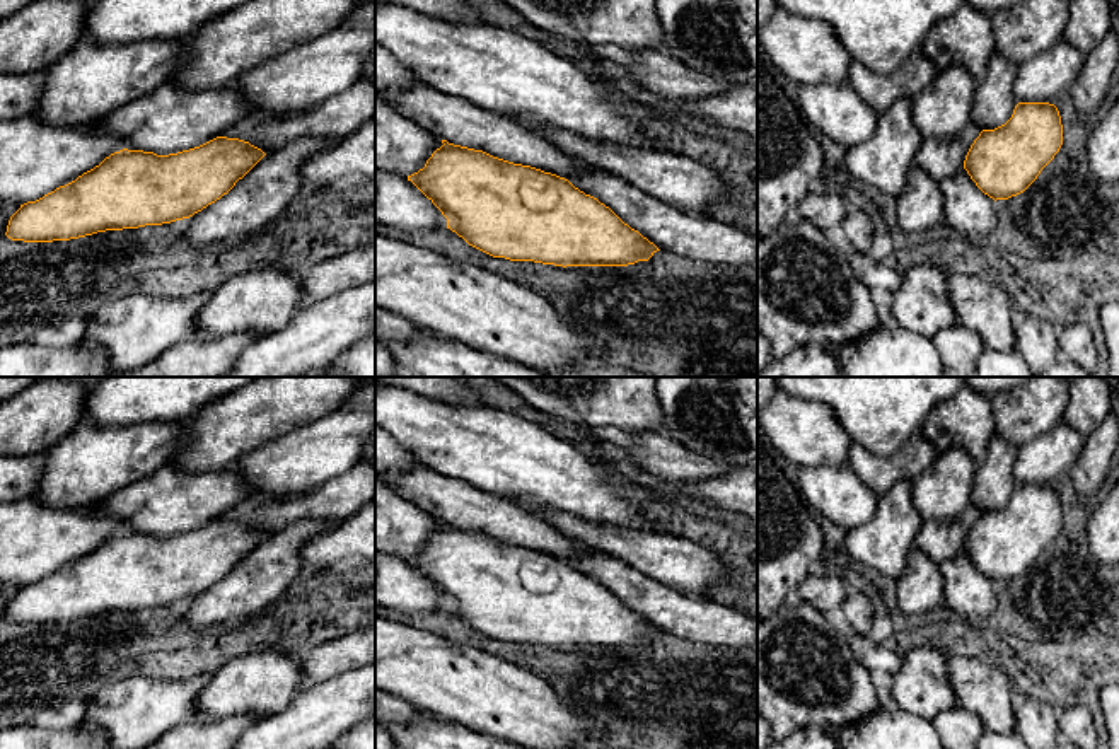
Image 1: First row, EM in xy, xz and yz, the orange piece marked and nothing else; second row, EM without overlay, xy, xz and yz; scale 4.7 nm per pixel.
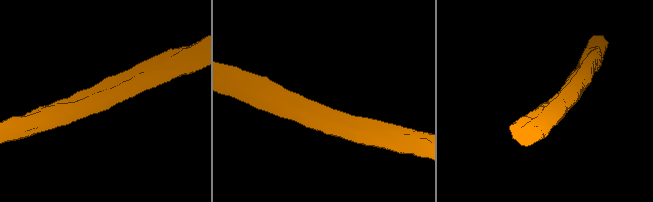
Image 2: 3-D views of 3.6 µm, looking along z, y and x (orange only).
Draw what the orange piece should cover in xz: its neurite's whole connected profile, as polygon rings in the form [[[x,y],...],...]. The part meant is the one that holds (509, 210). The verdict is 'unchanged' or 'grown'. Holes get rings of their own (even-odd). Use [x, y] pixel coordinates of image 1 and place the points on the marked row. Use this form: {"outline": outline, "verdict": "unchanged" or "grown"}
{"outline": [[[447,140],[442,143],[425,167],[408,176],[408,181],[442,212],[447,229],[493,258],[563,268],[628,266],[648,261],[660,251],[609,206],[565,177]]], "verdict": "unchanged"}

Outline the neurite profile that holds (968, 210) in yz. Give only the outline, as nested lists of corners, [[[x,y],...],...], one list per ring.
[[[965,169],[940,181],[943,224],[959,235],[977,242],[998,225],[994,200],[984,195]]]

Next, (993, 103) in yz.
[[[1000,53],[991,56],[988,75],[977,84],[972,97],[972,123],[983,130],[994,130],[1012,118],[1018,104],[1013,94],[1017,73],[1018,65],[1005,60]]]

